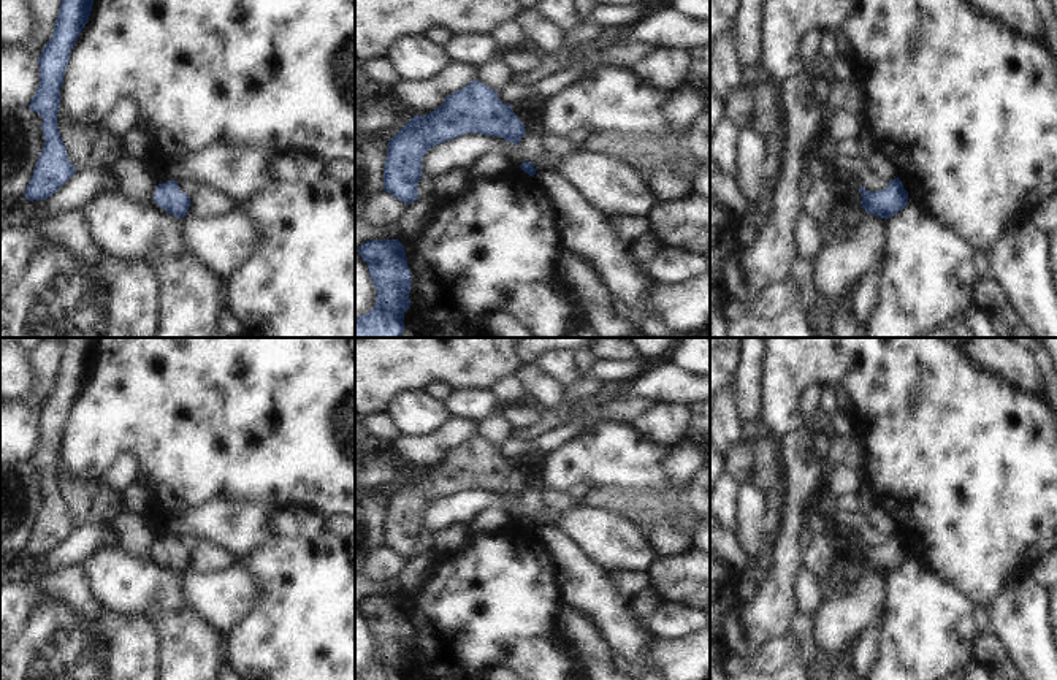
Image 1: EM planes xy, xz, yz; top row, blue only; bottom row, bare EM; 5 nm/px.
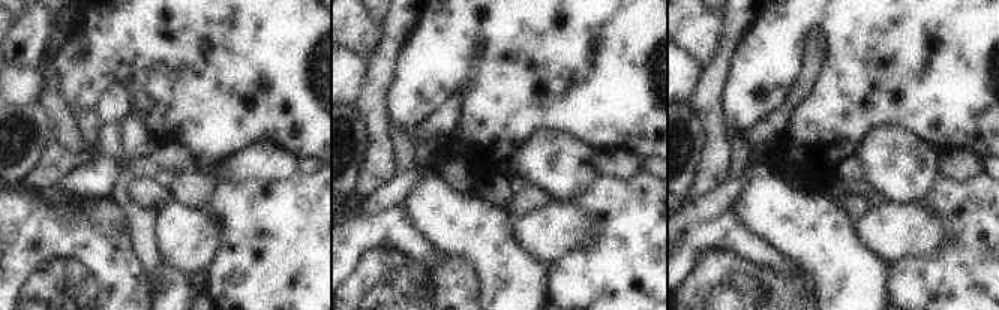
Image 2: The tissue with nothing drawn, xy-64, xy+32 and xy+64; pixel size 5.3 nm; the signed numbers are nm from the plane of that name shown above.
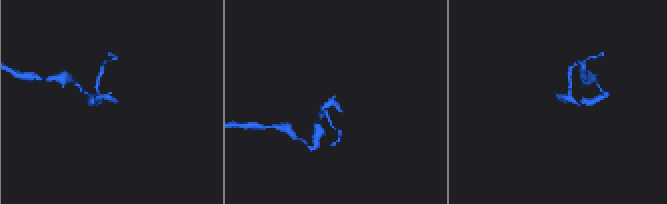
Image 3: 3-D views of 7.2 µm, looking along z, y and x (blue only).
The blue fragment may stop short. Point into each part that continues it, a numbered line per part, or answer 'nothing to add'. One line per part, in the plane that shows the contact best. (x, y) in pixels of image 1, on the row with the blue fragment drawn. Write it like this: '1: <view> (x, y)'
nothing to add

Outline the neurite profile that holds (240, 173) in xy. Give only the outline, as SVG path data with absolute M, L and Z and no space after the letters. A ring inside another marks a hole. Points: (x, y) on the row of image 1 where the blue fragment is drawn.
M216 141L168 162L158 184L185 178L201 187L217 189L241 204L273 181L268 173L269 159L271 152L265 149Z

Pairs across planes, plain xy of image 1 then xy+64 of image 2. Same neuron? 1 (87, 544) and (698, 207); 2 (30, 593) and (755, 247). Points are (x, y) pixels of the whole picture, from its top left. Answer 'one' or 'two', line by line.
1: one
2: one

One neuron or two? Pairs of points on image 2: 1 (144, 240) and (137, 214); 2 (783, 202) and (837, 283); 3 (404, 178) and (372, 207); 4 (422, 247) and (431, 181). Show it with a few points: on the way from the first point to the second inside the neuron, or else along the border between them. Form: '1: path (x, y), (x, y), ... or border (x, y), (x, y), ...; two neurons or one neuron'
1: path (141, 234), (140, 220); one neuron
2: path (801, 222), (830, 250), (837, 264); one neuron
3: path (396, 186), (380, 201); one neuron
4: border (404, 207), (413, 226), (440, 250); two neurons

